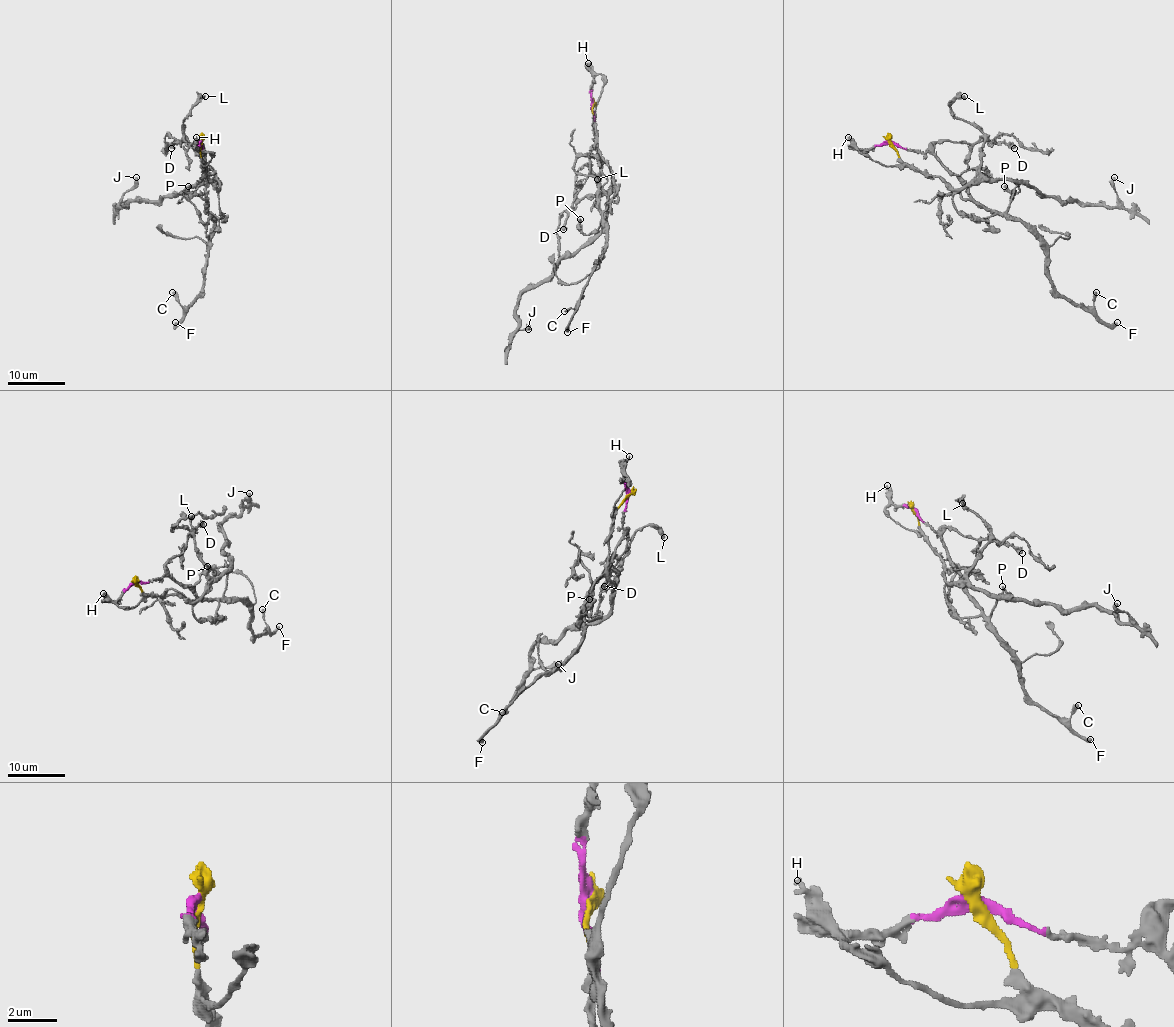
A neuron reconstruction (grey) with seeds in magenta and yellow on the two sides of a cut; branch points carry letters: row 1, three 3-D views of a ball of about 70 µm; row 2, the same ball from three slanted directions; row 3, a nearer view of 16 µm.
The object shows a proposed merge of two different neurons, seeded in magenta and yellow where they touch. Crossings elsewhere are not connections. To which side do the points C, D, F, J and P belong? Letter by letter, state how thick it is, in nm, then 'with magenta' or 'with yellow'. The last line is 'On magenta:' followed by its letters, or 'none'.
C: 360 nm thick; with magenta
D: 460 nm thick; with magenta
F: 420 nm thick; with magenta
J: 320 nm thick; with yellow
P: 280 nm thick; with magenta
On magenta: C, D, F, P

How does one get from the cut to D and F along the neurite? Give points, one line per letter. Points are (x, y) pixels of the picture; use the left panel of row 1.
D: (201, 142), (202, 152), (198, 141), (175, 142), (170, 148)
F: (201, 142), (208, 175), (206, 208), (214, 220), (214, 231), (206, 256), (205, 285), (186, 312), (175, 322)

